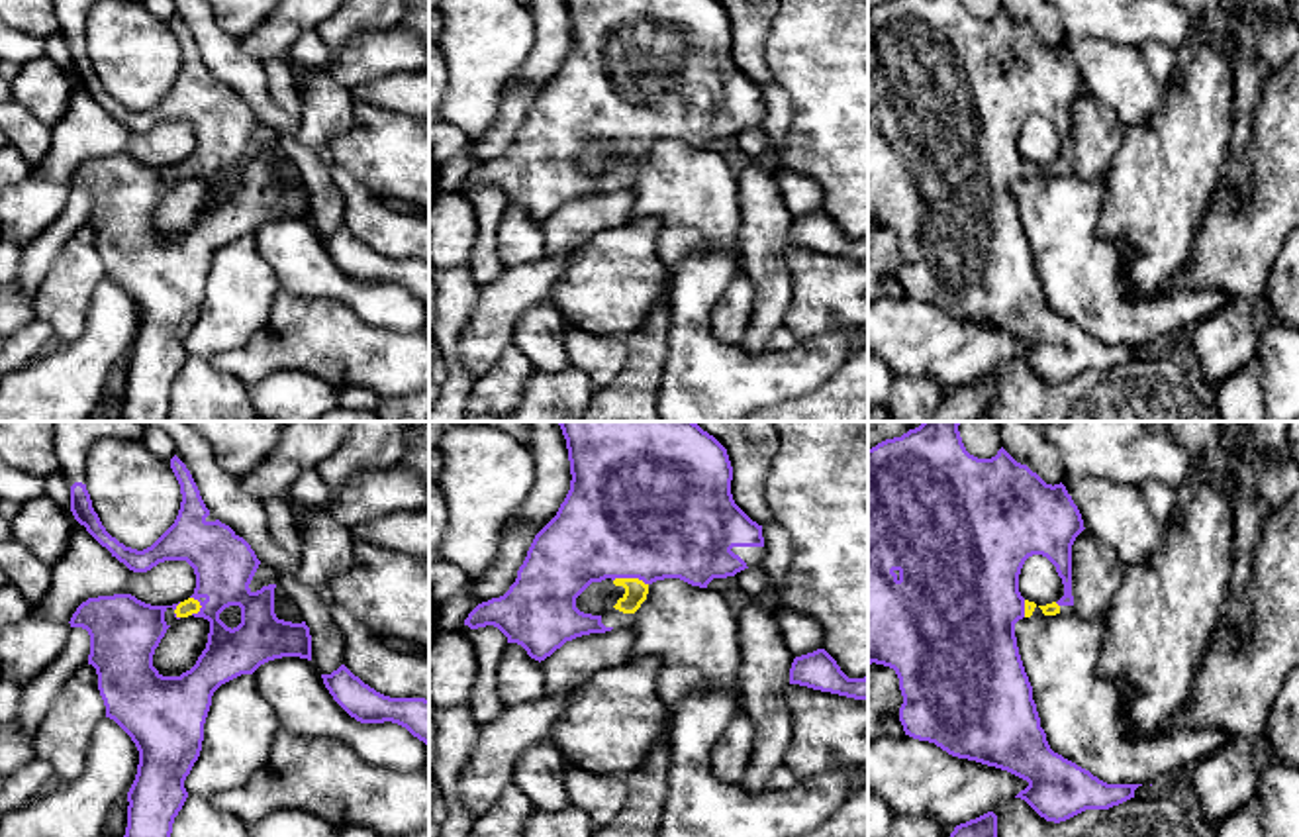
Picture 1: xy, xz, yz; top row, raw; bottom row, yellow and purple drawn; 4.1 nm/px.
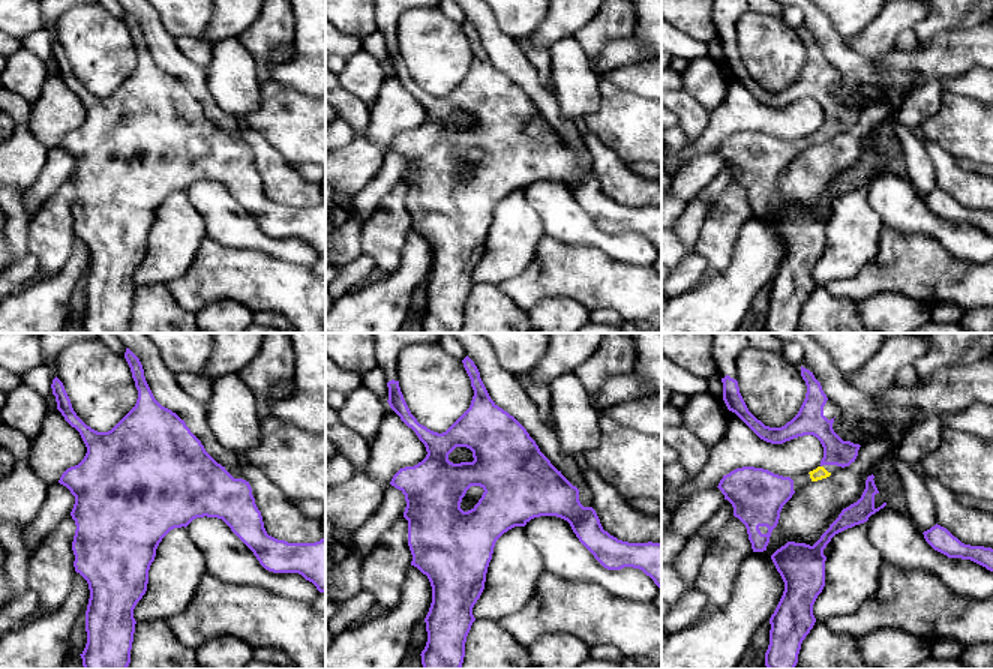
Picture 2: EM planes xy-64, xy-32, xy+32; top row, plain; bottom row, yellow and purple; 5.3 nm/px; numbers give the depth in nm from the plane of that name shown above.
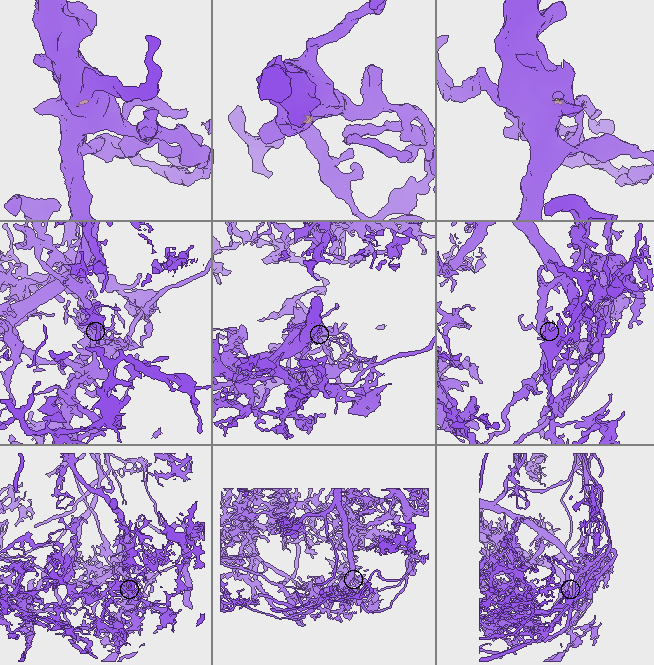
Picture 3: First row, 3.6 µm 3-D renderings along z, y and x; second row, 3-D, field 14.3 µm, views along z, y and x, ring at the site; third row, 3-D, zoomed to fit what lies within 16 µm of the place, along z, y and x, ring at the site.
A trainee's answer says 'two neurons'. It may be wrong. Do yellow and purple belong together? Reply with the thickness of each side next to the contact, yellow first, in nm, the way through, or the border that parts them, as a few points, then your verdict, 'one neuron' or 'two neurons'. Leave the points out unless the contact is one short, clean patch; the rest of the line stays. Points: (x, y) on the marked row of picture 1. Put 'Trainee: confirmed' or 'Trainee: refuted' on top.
Trainee: refuted
calibres 100 and 500 nm; one neuron

